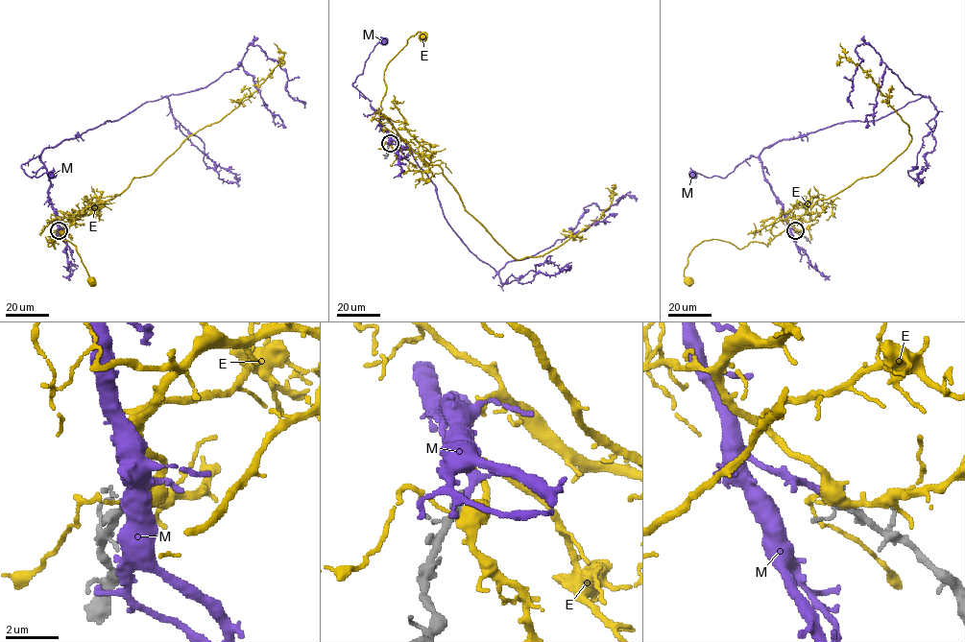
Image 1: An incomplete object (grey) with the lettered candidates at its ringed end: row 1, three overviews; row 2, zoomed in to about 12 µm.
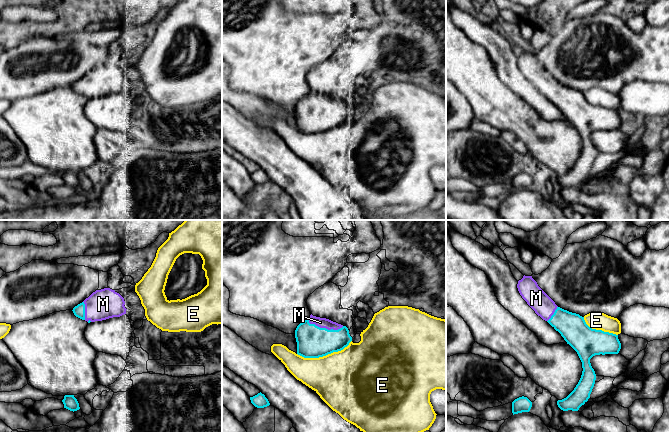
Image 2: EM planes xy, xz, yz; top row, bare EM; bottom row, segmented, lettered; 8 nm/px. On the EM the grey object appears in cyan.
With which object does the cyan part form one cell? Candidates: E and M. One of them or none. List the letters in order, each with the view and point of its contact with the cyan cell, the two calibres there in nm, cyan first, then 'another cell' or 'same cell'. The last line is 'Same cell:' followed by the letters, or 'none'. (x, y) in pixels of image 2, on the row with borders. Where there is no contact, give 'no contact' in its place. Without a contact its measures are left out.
E: xz (324, 355) | 260/460 nm | another cell
M: xz (325, 328) | 260/80 nm | same cell
Same cell: M

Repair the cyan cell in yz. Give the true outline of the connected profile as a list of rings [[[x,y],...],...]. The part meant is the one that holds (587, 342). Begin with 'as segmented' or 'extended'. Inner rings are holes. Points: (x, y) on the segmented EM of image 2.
extended; [[[524,275],[517,288],[527,304],[561,334],[582,362],[583,371],[578,384],[566,398],[557,401],[563,411],[578,411],[590,398],[596,380],[590,359],[600,354],[618,354],[621,349],[618,335],[592,329],[584,317],[558,307],[532,276]]]

